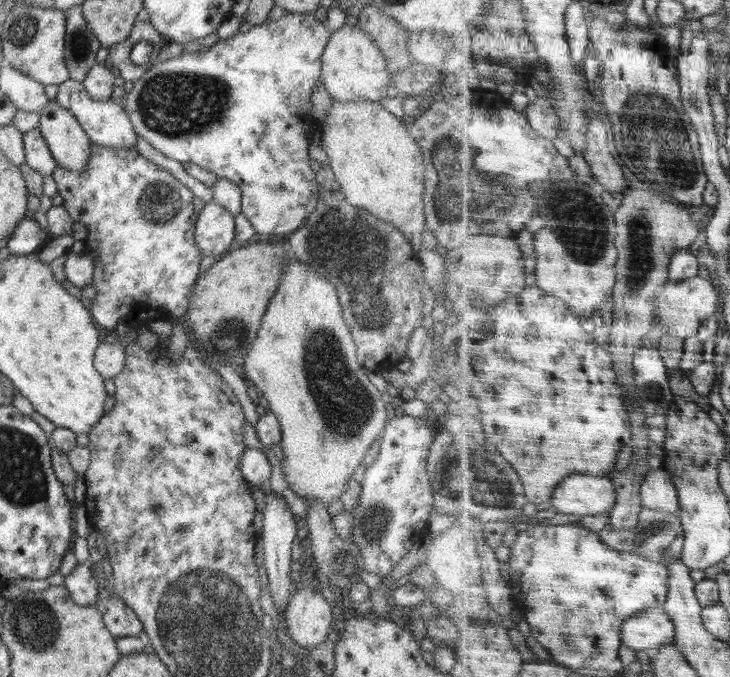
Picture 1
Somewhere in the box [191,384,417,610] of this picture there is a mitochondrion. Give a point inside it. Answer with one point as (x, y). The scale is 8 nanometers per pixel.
(373, 526)

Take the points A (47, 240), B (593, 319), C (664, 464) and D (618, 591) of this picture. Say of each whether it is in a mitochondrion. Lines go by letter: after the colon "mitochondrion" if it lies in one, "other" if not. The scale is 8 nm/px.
A: other
B: other
C: other
D: other

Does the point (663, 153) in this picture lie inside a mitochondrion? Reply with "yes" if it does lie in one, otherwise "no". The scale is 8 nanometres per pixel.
yes

